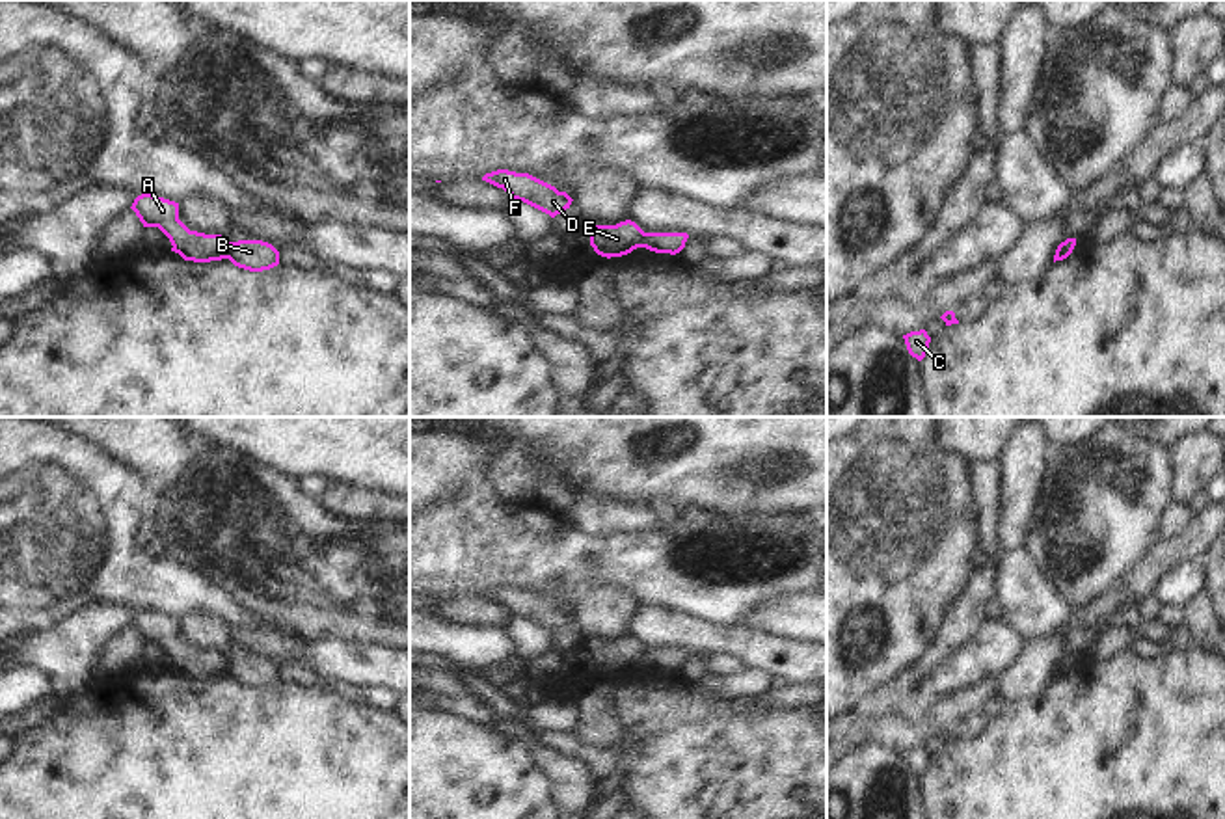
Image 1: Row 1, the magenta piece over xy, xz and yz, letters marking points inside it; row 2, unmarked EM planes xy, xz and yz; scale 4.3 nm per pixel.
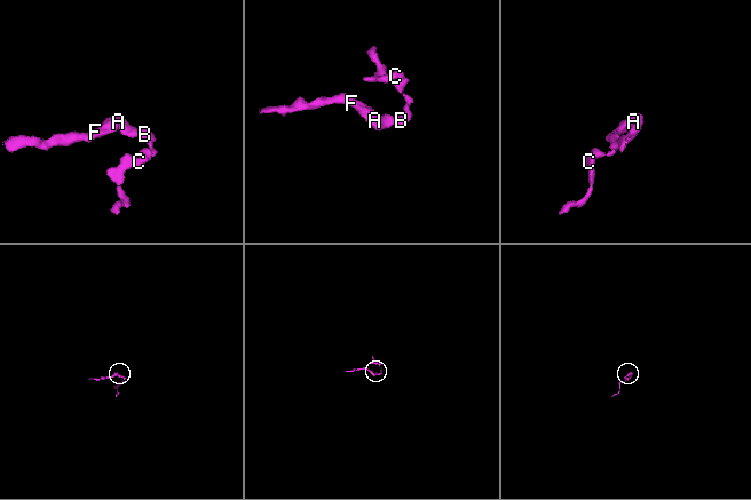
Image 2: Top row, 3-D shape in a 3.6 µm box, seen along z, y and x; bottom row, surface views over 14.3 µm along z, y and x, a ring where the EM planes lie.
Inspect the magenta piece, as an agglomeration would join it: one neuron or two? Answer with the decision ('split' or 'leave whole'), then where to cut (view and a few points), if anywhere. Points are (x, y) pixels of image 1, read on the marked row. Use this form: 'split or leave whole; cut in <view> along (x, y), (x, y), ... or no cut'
split; cut in xy along (229, 244), (226, 257)

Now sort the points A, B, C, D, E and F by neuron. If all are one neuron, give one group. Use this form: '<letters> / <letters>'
A D E F / B C

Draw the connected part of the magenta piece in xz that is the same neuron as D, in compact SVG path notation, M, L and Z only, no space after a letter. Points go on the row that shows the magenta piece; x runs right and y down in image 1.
M497 169L486 173L482 181L503 188L510 194L512 199L523 201L551 218L564 212L572 205L572 197L566 192L559 192L555 186L529 175L529 173L516 173L508 169Z

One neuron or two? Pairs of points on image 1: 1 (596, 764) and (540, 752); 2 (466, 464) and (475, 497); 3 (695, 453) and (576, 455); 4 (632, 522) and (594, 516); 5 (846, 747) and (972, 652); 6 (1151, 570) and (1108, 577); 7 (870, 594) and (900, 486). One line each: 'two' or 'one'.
1: two
2: two
3: one
4: one
5: two
6: two
7: one

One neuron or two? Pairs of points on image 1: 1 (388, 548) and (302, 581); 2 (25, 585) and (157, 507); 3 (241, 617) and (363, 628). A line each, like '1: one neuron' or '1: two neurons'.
1: one neuron
2: two neurons
3: two neurons

